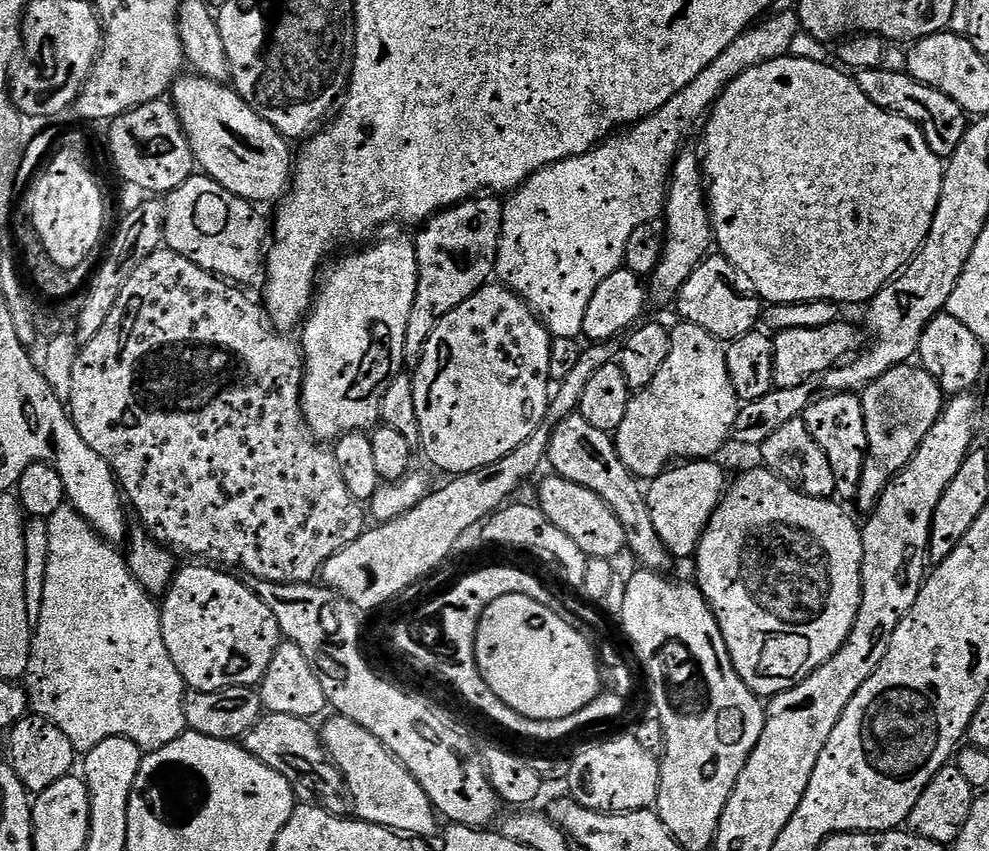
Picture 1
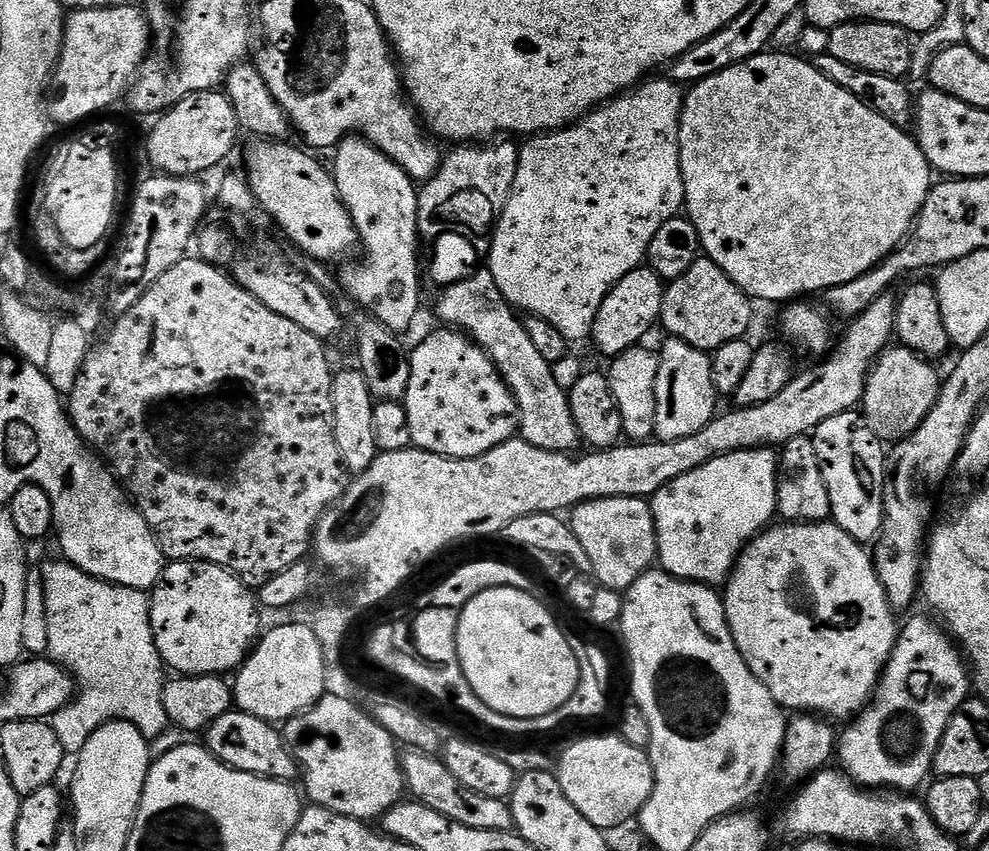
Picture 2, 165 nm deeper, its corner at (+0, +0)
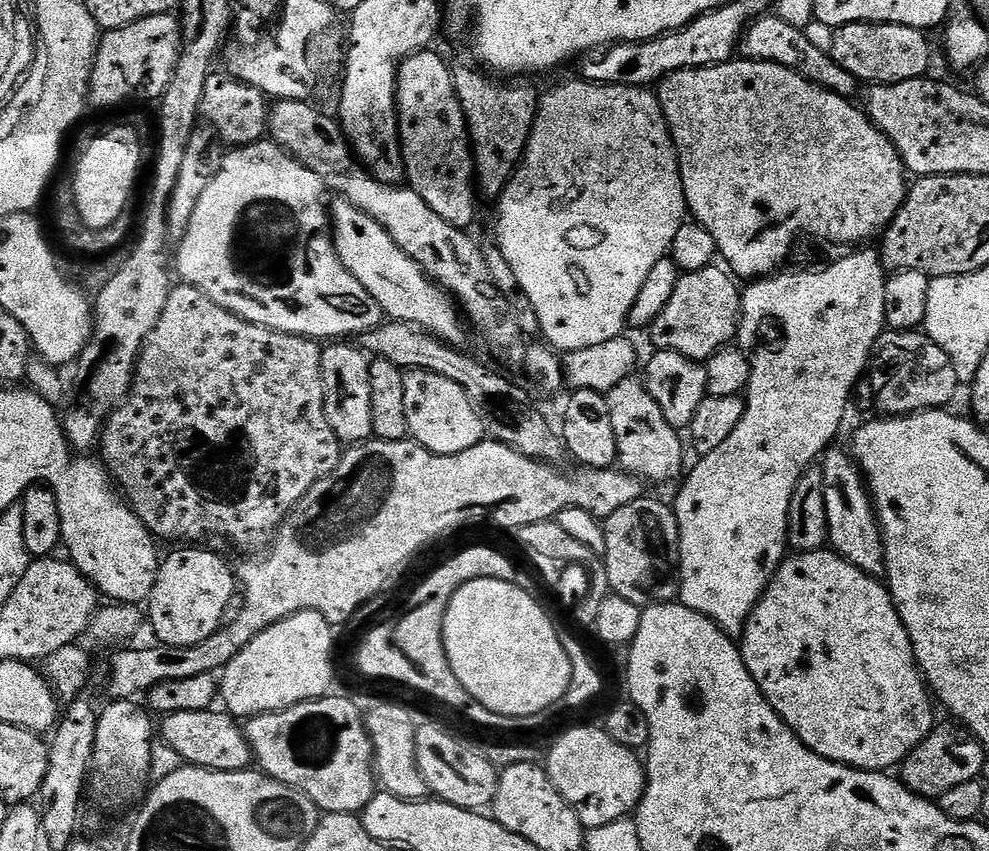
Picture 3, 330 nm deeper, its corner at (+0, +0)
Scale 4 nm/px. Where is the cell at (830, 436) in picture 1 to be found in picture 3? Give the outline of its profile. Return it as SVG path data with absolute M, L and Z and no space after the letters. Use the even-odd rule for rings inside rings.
M839 446L825 451L822 457L824 489L826 490L826 522L828 544L846 562L858 566L867 576L884 576L884 540L880 537L880 524L876 520L876 509L864 483L851 451L844 452Z

